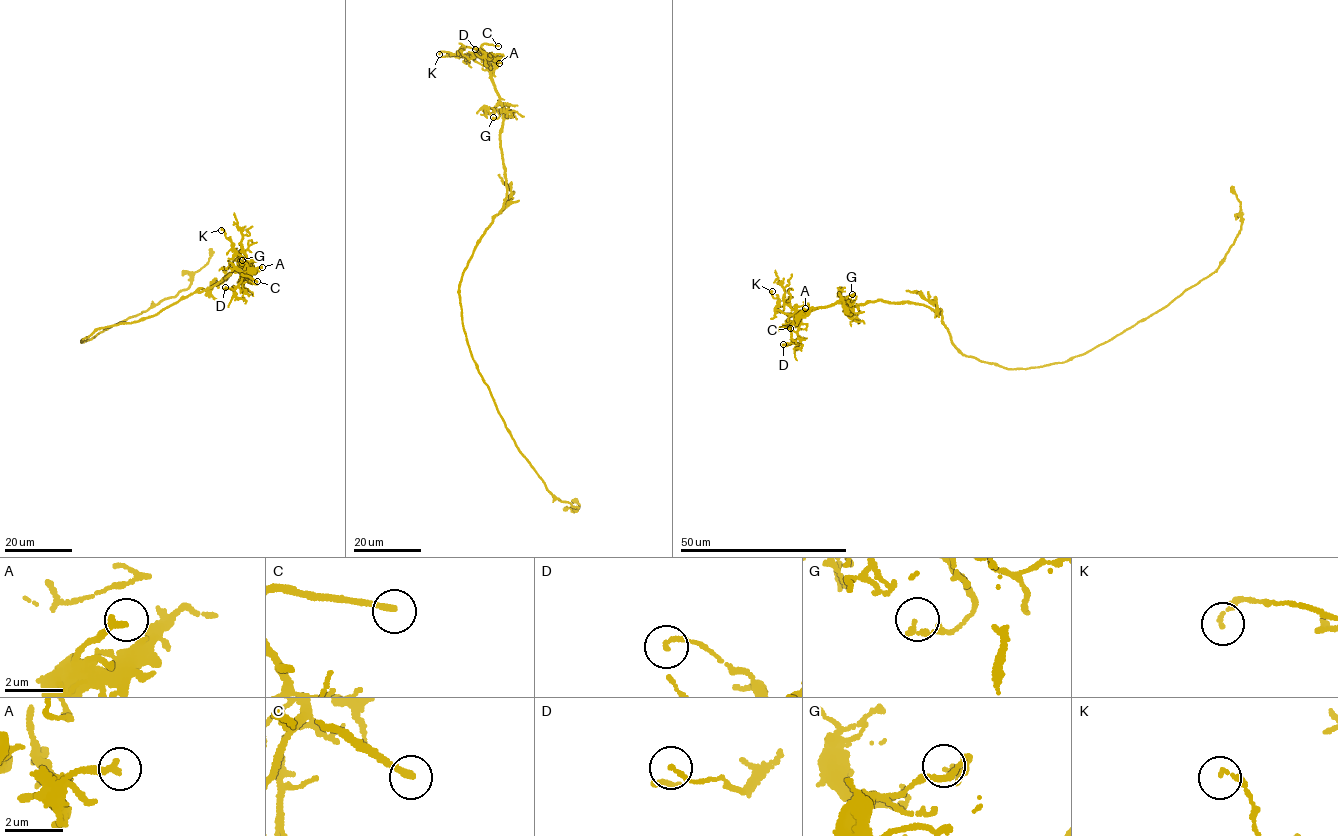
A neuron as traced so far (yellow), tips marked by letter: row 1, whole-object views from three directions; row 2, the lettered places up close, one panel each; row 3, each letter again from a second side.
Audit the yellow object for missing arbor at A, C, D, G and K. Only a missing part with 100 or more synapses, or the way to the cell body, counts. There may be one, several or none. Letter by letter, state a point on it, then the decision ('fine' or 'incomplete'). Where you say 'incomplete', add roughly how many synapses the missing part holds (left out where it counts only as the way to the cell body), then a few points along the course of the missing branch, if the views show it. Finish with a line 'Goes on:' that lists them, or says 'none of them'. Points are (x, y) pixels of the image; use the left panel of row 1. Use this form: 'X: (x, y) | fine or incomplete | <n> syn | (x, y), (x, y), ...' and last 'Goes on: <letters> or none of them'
A: (262, 267) | fine
C: (257, 281) | incomplete | (257, 281), (264, 290), (284, 297), (306, 265), (310, 245), (319, 242), (330, 222)
D: (225, 287) | fine
G: (242, 260) | fine
K: (221, 230) | fine
Goes on: C

